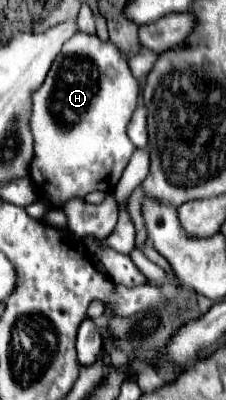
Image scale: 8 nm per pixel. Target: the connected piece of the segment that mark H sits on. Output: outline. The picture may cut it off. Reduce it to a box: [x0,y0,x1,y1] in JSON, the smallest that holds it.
[31,33,139,207]

